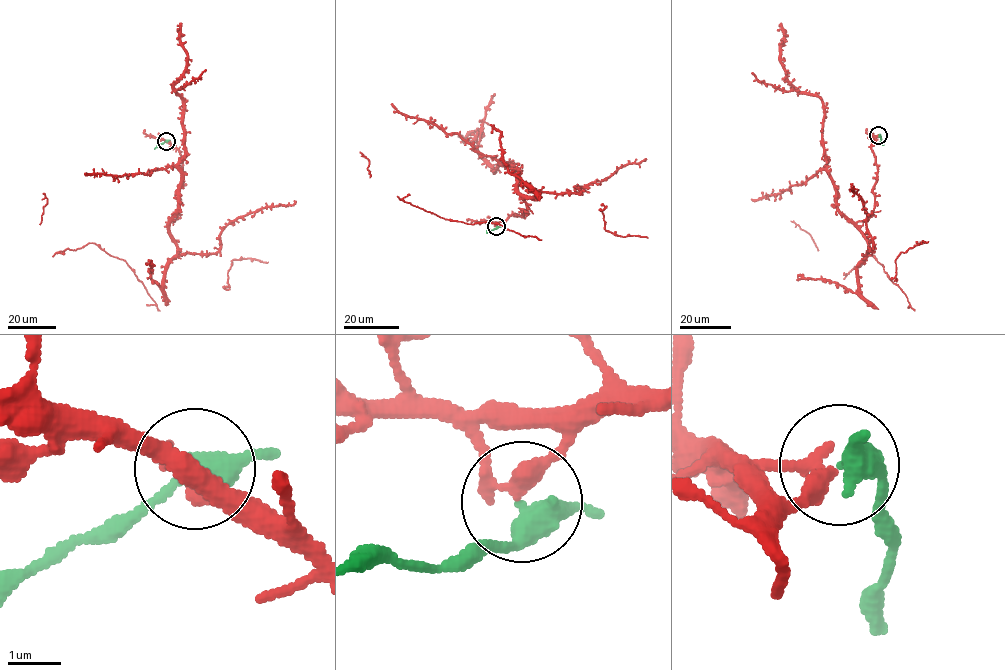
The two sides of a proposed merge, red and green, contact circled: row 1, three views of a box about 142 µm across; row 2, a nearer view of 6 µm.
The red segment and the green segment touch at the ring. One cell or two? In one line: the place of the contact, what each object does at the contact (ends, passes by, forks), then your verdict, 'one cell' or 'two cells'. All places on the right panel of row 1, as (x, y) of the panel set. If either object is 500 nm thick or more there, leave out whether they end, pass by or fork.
place (878, 135); red passes by; green passes by; two cells

